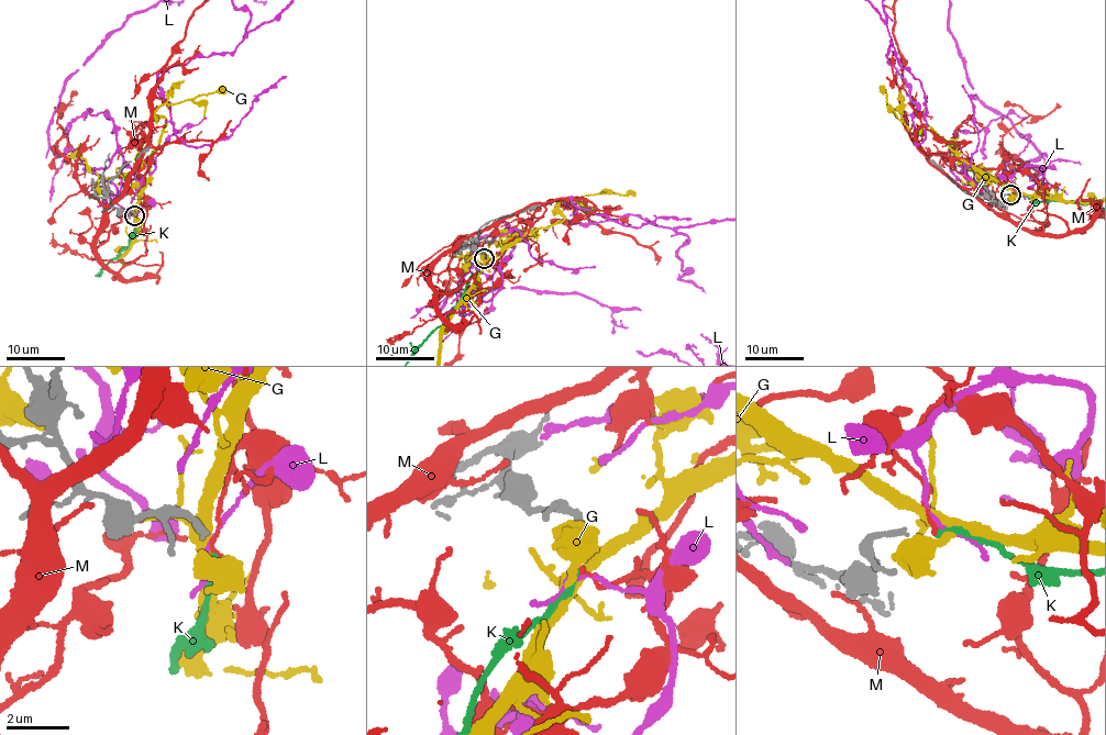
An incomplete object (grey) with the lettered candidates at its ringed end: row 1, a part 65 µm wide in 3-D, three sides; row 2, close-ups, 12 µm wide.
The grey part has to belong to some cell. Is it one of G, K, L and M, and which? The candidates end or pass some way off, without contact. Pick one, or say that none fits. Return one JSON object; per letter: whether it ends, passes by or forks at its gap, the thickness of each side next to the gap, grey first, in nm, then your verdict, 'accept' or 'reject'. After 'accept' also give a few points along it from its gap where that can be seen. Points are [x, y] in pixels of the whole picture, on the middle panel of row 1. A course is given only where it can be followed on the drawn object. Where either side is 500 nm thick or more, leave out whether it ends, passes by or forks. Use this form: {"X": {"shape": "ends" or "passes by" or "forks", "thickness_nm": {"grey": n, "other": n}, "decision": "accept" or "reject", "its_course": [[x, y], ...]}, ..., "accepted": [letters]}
{"G": {"shape": "forks", "thickness_nm": {"grey": 170, "other": 360}, "decision": "reject"}, "K": {"shape": "ends", "thickness_nm": {"grey": 170, "other": 190}, "decision": "accept"}, "L": {"shape": "passes by", "thickness_nm": {"grey": 170, "other": 130}, "decision": "reject"}, "M": {"shape": "ends", "thickness_nm": {"grey": 170, "other": 130}, "decision": "reject"}, "accepted": ["K"]}

